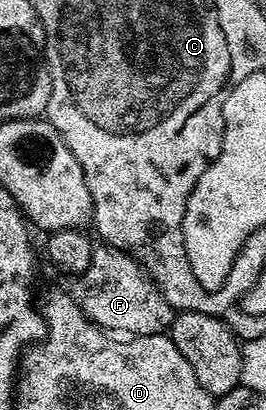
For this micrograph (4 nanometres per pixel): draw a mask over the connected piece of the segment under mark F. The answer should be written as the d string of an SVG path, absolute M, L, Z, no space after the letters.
M97 245L88 270L70 286L73 299L89 320L109 332L126 336L154 336L165 333L176 315L141 264L118 247Z

